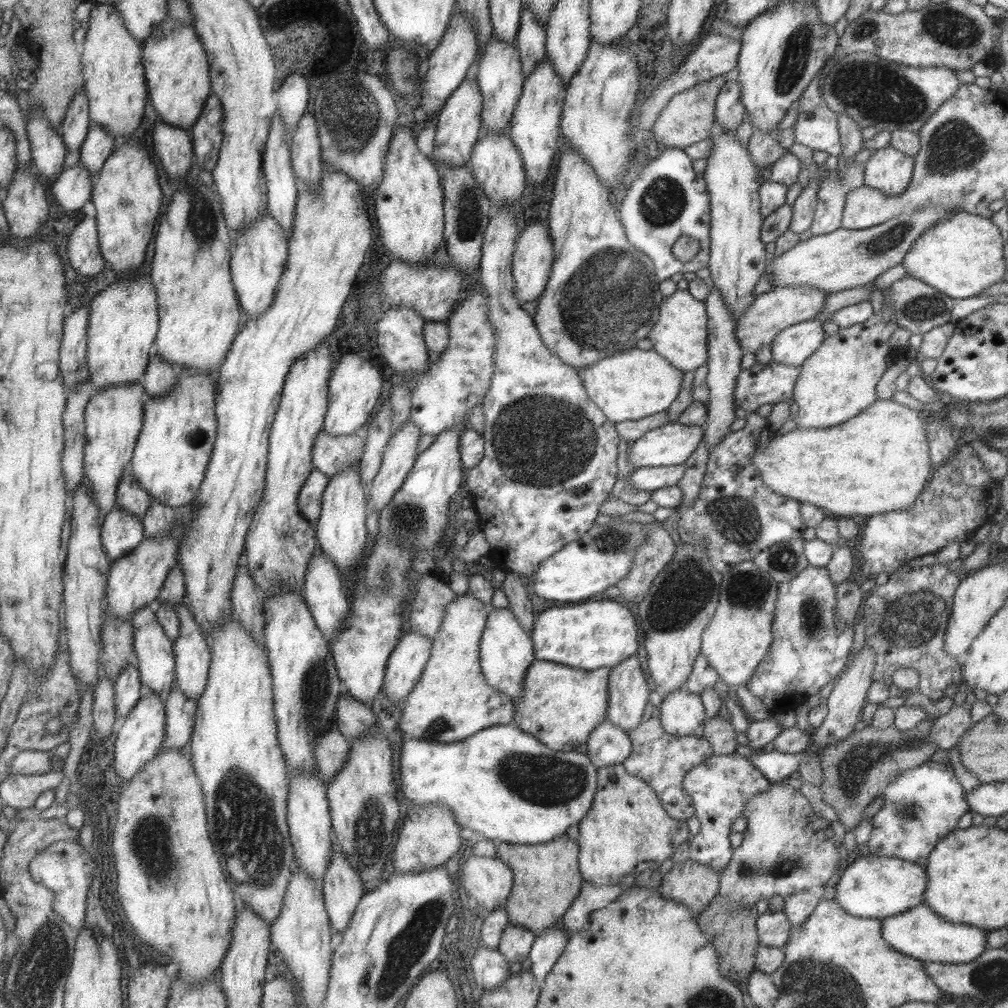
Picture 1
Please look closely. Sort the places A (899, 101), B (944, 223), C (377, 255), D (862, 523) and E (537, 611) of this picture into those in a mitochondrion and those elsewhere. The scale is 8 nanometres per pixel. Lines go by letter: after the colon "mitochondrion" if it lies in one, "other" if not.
A: mitochondrion
B: other
C: other
D: other
E: other

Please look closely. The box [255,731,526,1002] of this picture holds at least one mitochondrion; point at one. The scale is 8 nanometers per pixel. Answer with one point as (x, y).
(409, 946)

